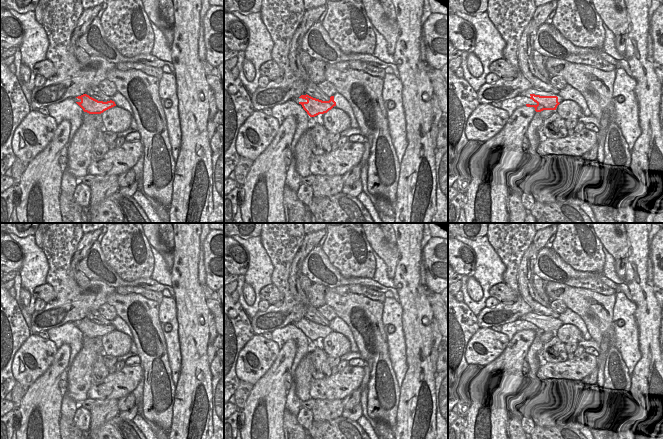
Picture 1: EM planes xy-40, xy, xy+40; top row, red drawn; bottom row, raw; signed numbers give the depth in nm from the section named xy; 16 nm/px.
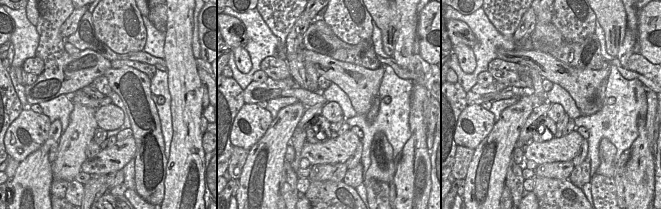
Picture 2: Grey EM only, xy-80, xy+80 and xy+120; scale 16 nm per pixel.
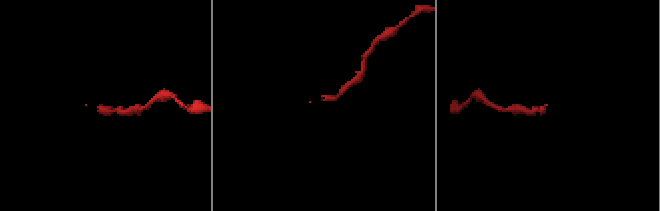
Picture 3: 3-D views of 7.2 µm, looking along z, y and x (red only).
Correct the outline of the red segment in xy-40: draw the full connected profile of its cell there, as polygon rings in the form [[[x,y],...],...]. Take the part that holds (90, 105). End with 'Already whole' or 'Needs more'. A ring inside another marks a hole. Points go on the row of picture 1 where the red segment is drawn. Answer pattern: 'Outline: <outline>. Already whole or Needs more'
Outline: [[[87,94],[76,97],[80,99],[80,102],[76,102],[84,112],[89,114],[101,114],[104,111],[116,106],[115,102],[110,100],[107,102],[98,101]]]. Already whole

